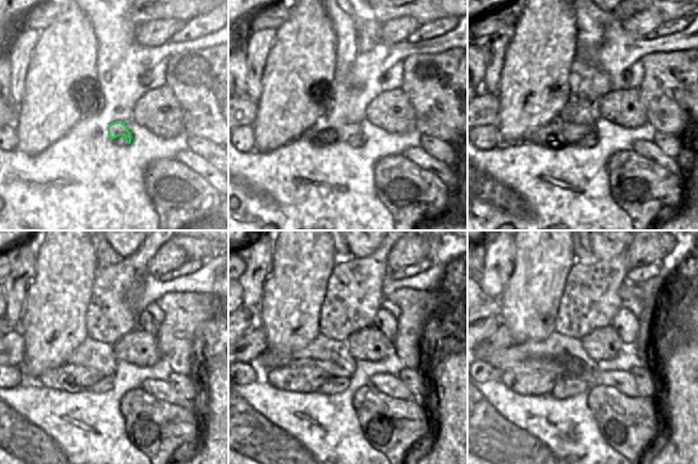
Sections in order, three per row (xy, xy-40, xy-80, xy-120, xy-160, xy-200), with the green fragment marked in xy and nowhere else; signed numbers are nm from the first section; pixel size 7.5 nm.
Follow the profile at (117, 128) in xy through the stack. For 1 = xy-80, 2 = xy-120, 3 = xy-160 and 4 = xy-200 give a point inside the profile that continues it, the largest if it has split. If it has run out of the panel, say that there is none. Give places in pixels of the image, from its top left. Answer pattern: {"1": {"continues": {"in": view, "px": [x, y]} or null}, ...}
{"1": {"continues": {"in": "xy-80", "px": [556, 134]}}, "2": {"continues": {"in": "xy-120", "px": [70, 378]}}, "3": {"continues": {"in": "xy-160", "px": [303, 379]}}, "4": {"continues": {"in": "xy-200", "px": [523, 382]}}}

